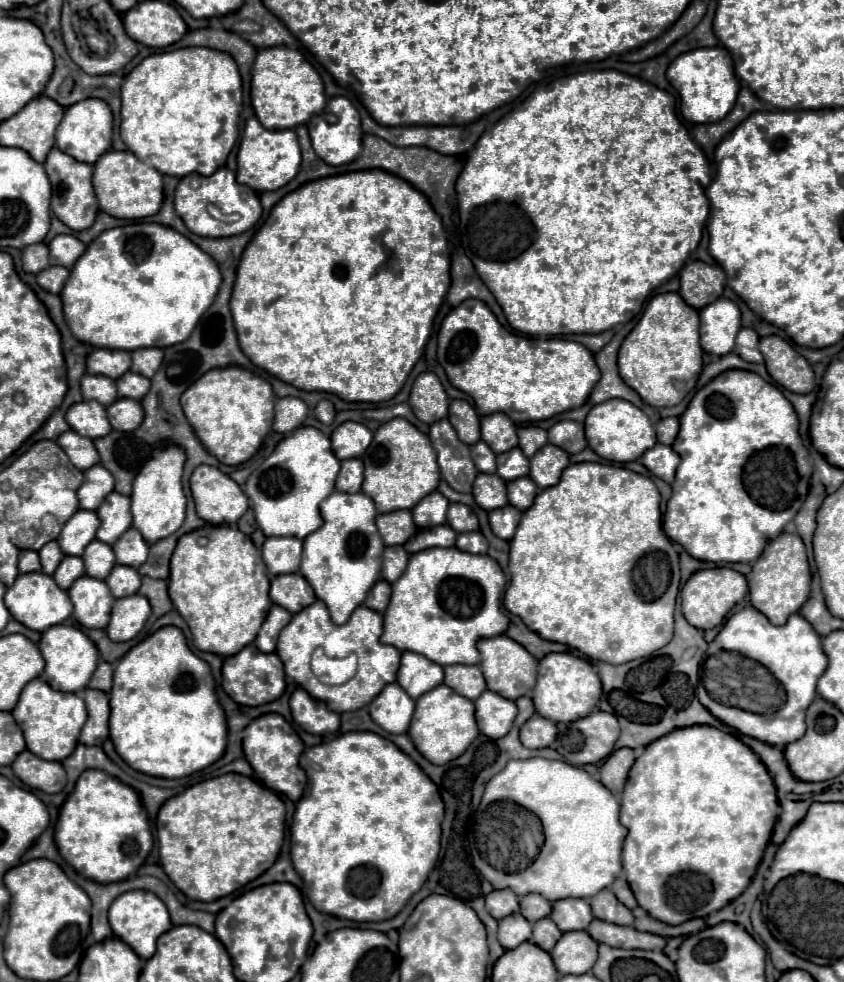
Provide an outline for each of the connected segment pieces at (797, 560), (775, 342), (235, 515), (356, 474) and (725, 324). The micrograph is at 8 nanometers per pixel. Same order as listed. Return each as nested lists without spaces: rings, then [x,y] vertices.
[[[782,532],[776,540],[770,540],[762,556],[752,566],[752,572],[746,576],[750,588],[750,602],[760,610],[772,624],[782,626],[790,614],[798,612],[810,594],[810,566],[804,542],[798,534]]]
[[[766,336],[760,340],[760,352],[776,384],[796,394],[806,394],[814,388],[812,366],[786,340],[780,336]]]
[[[198,466],[190,478],[190,490],[198,516],[208,524],[234,526],[248,510],[248,496],[244,496],[242,488],[216,466]]]
[[[360,458],[344,460],[342,470],[338,472],[338,478],[336,478],[336,490],[350,492],[350,494],[360,492],[362,480],[364,480],[364,464],[362,464],[362,460]]]
[[[720,298],[700,310],[700,342],[708,354],[724,356],[732,352],[738,330],[740,310],[732,300]]]

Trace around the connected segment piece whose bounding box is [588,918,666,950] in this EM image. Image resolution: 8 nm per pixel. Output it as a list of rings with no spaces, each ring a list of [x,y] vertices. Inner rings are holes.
[[[594,918],[592,924],[588,926],[588,934],[602,944],[614,946],[614,948],[640,948],[640,950],[664,950],[666,938],[650,934],[650,932],[640,932],[632,926],[618,926],[610,924],[604,920]]]

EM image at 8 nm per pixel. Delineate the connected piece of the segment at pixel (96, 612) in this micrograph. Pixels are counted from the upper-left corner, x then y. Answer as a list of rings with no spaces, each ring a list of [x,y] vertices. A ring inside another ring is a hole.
[[[80,576],[68,596],[74,604],[74,618],[86,628],[106,628],[108,616],[114,604],[114,596],[108,592],[104,580],[92,580],[92,576]]]

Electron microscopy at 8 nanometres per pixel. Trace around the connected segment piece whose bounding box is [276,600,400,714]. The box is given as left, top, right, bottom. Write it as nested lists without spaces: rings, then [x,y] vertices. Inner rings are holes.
[[[316,600],[308,608],[294,614],[292,620],[282,628],[276,644],[276,654],[284,660],[286,676],[290,676],[296,684],[300,684],[312,698],[324,700],[328,708],[332,708],[332,712],[342,714],[370,704],[386,684],[396,682],[398,666],[400,666],[400,650],[396,650],[394,646],[380,644],[380,634],[382,634],[380,612],[372,612],[372,608],[360,606],[352,612],[350,620],[344,626],[336,626],[330,622],[326,604],[322,600]],[[318,646],[322,646],[326,652],[332,652],[334,656],[340,658],[348,656],[350,652],[356,652],[358,670],[354,678],[350,678],[346,684],[340,686],[326,686],[320,680],[316,680],[316,676],[310,670],[310,656]]]

